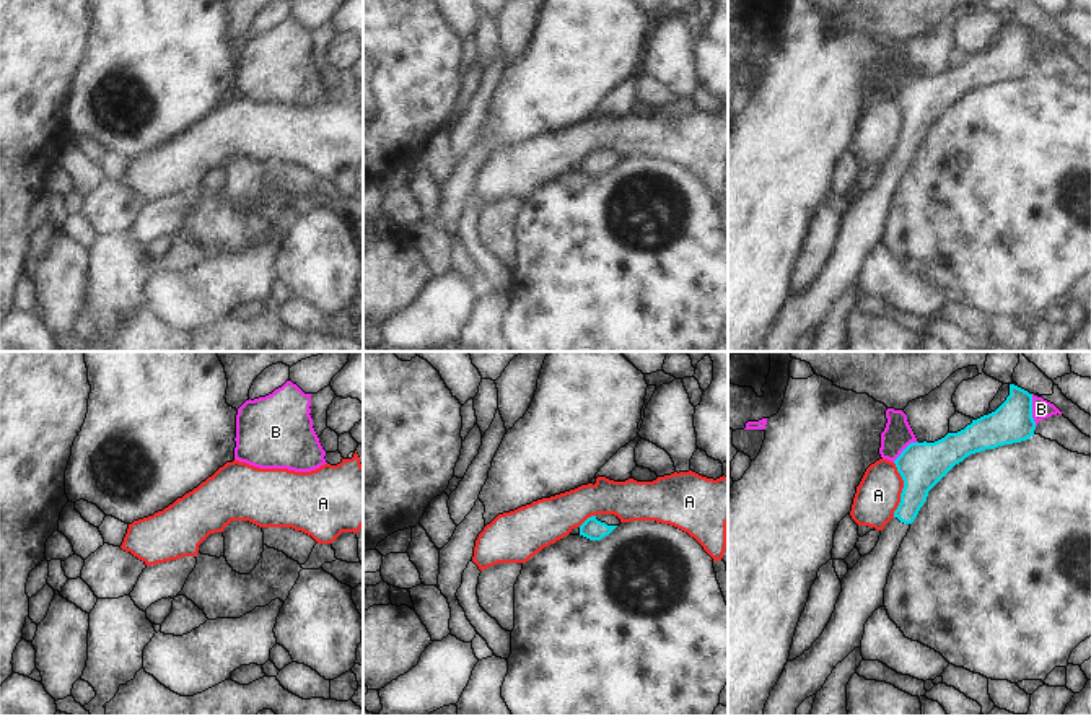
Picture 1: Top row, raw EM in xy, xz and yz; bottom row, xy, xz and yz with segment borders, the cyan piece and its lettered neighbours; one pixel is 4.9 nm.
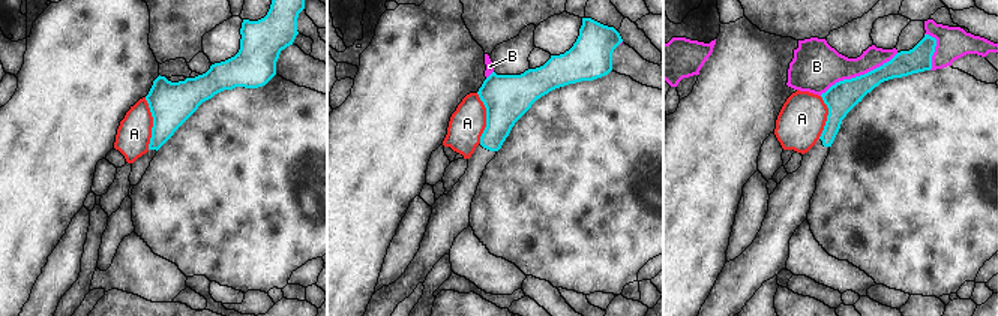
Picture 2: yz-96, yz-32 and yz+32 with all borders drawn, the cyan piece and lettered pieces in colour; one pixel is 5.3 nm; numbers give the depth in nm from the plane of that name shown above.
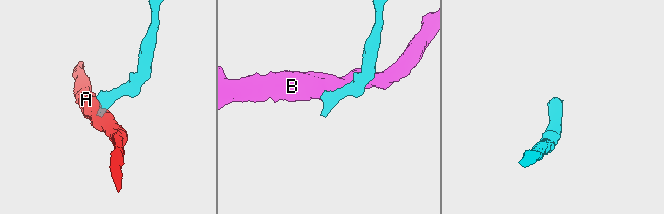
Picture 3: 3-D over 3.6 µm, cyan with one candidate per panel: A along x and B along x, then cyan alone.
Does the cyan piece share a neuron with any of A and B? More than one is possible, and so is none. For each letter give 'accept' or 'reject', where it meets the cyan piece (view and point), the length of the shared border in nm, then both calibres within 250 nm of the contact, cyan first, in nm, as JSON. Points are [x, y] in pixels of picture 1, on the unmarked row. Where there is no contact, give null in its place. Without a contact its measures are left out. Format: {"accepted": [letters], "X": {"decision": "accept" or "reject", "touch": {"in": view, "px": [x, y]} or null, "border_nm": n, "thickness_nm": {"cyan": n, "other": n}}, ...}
{"accepted": [], "A": {"decision": "reject", "touch": {"in": "yz", "px": [902, 126]}, "border_nm": 280, "thickness_nm": {"cyan": 220, "other": 220}}, "B": {"decision": "reject", "touch": {"in": "yz", "px": [1031, 46]}, "border_nm": 160, "thickness_nm": {"cyan": 200, "other": 100}}}

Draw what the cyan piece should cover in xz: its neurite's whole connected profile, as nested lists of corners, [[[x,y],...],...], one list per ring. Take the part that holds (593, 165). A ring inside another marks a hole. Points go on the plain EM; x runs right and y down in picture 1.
[[[596,150],[596,151],[588,153],[580,161],[580,171],[589,176],[601,176],[620,159],[622,159],[620,155],[614,150]]]

